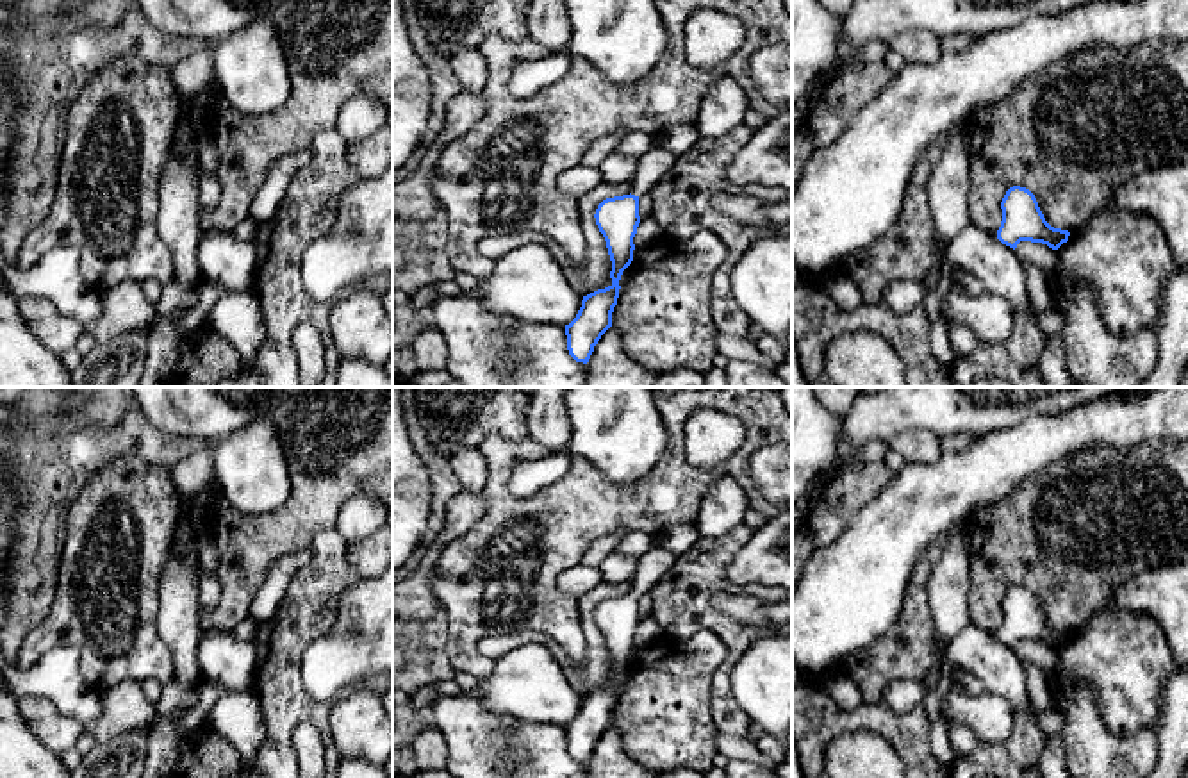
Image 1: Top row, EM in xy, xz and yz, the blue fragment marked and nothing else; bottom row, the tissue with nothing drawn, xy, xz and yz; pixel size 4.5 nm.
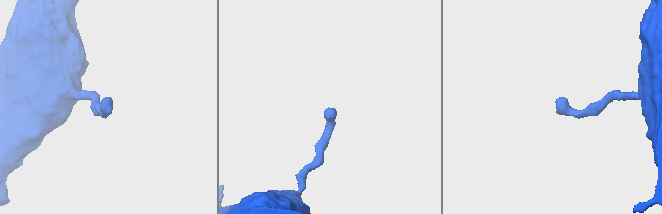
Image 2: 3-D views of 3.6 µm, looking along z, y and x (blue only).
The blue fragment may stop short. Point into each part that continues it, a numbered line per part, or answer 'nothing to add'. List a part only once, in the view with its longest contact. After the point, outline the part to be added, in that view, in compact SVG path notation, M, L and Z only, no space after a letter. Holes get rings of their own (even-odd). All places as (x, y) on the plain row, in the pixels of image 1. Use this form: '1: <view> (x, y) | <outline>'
1: xz (655, 561) | M651 546L639 557L637 573L631 584L631 594L642 596L653 589L660 576L672 567L674 557L662 548Z

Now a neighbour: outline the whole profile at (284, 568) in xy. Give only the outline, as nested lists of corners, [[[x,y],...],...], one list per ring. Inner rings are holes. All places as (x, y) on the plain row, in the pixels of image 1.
[[[293,551],[278,557],[262,587],[259,589],[248,616],[255,619],[259,625],[269,621],[282,601],[293,576],[298,569],[301,569],[310,560],[310,551]]]

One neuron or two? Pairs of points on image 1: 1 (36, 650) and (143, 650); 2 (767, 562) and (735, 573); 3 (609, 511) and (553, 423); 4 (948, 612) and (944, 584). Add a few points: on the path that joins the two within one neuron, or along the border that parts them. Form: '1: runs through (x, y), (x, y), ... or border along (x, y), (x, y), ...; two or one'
1: runs through (63, 641), (79, 641), (104, 664), (116, 661); one
2: runs through (760, 562), (742, 571); one
3: border along (527, 432), (552, 454); two
4: runs through (948, 605), (948, 591); one

